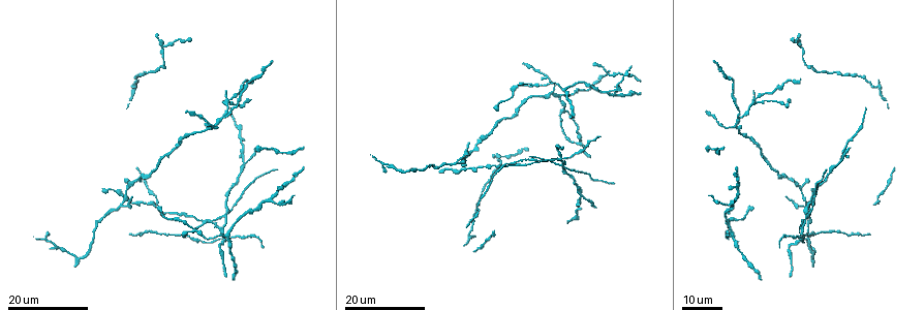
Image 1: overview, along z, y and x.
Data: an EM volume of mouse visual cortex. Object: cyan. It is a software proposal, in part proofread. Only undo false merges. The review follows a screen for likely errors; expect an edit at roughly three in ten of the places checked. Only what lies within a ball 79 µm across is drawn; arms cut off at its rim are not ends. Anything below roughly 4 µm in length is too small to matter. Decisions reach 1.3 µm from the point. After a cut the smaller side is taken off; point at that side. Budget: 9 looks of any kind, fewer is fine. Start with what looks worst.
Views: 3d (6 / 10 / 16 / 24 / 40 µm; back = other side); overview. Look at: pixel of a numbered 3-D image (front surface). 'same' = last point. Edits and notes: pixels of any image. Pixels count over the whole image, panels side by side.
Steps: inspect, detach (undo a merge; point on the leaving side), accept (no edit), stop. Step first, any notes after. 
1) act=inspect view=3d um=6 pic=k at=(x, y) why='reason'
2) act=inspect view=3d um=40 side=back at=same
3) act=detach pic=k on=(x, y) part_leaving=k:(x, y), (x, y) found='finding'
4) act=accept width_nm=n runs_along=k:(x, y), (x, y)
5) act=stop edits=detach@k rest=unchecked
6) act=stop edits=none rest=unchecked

act=inspect view=3d um=24 pic=1 at=(562, 156) why='four or more arms meet'

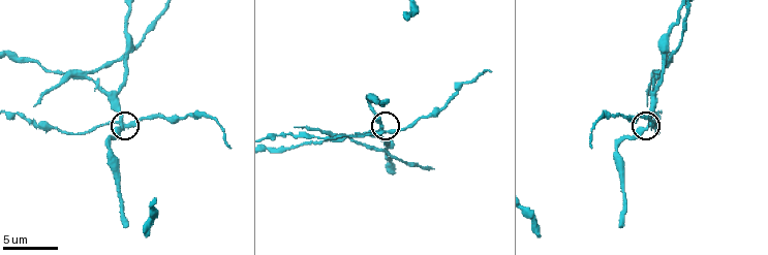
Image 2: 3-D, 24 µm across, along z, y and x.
act=inspect view=3d um=10 pic=2 at=(121, 118)

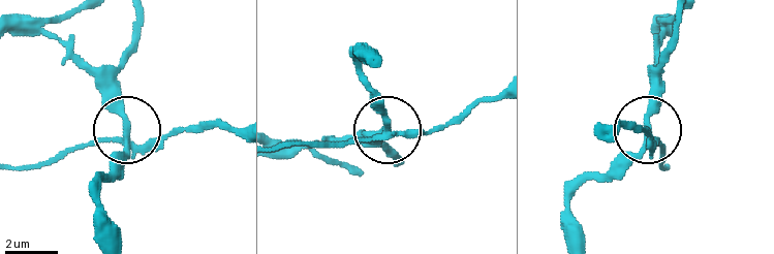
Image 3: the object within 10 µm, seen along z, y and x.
act=detach pic=3 on=(86, 145) arms=4 part_leaving=3:(125, 139), (94, 139), (14, 166) found='a second neuron is stuck on'

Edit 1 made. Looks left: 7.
act=inspect view=overview why='see it whole again'

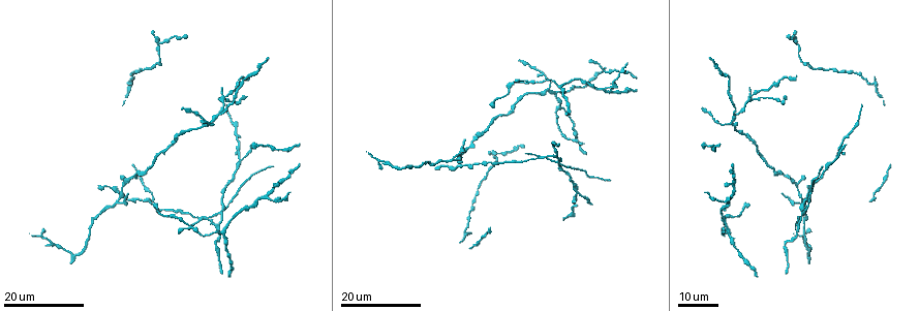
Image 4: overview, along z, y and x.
act=inspect view=3d um=24 pic=4 at=(549, 87) why='three-way junction'

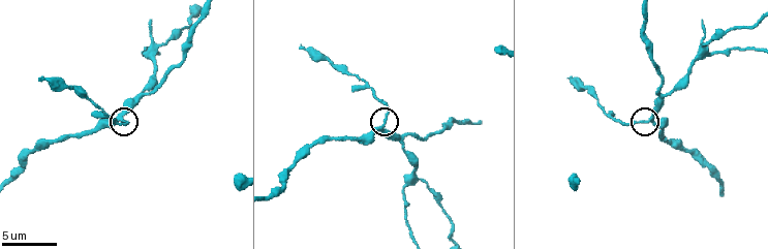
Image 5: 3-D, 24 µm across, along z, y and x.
act=inspect view=3d um=6 pic=5 at=(649, 120) why='closer look'

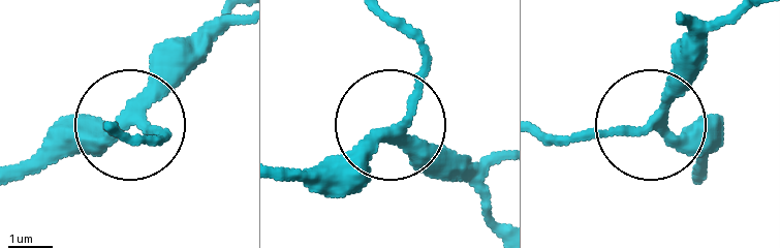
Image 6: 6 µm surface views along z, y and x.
act=accept side_arm_um=14 runs_along=6:(19, 177), (130, 129), (163, 136) found='continuous, no second neuron'

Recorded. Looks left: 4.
act=inspect view=3d um=10 pic=5 at=(147, 53)

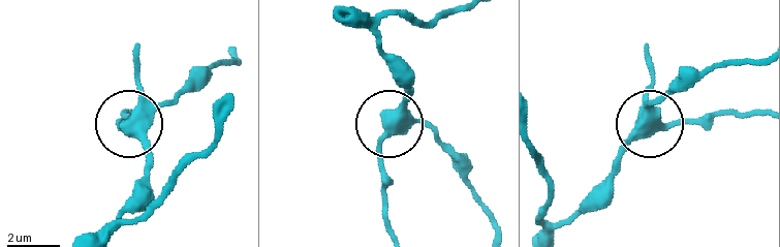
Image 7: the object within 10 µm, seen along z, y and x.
act=accept found='all the same neuron'

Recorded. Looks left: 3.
act=inspect view=3d um=16 pic=4 at=(456, 156) why='three arms meet'

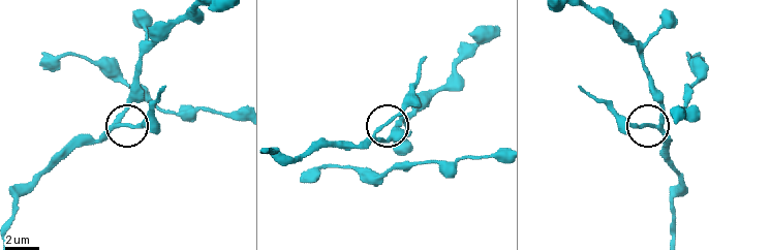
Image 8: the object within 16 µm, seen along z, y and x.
act=inspect view=3d um=6 pic=8 at=(653, 125)

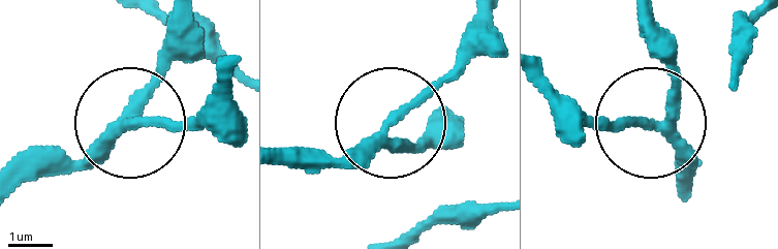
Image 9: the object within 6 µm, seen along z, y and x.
act=accept runs_along=9:(737, 79), (734, 60), (671, 53), (659, 123), (563, 127) found='one neuron here'

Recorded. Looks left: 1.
act=stop edits=detach@3 rest=unchecked

